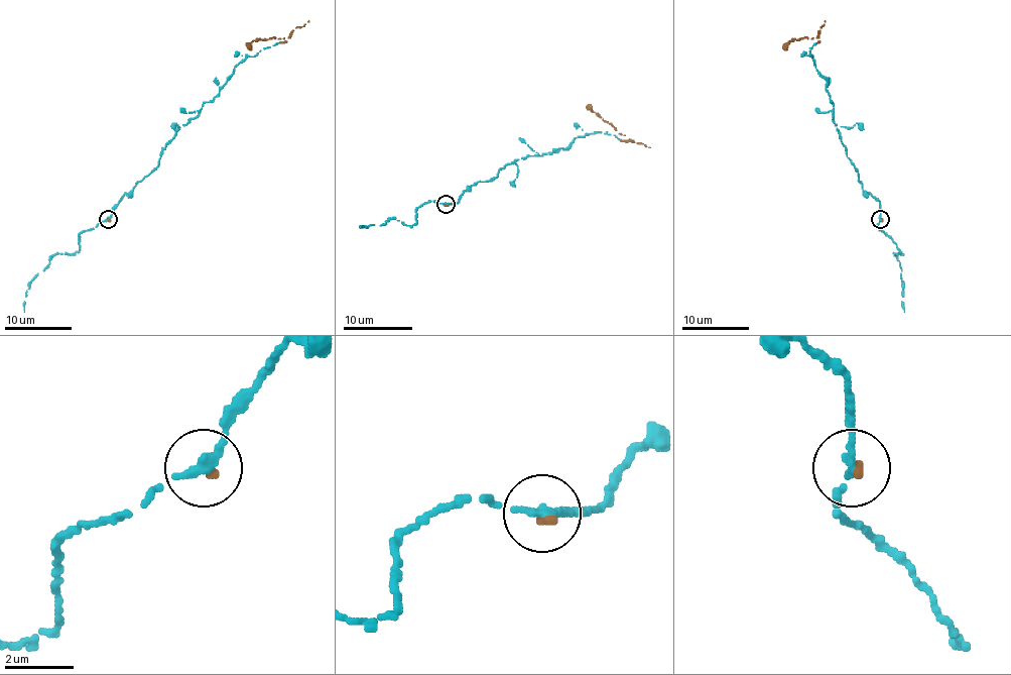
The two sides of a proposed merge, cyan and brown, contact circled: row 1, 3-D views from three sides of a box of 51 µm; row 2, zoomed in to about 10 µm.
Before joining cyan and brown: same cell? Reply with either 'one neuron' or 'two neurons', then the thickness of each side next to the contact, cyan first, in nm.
one neuron; 240 nm thick on the cyan side, 240 nm on the other

